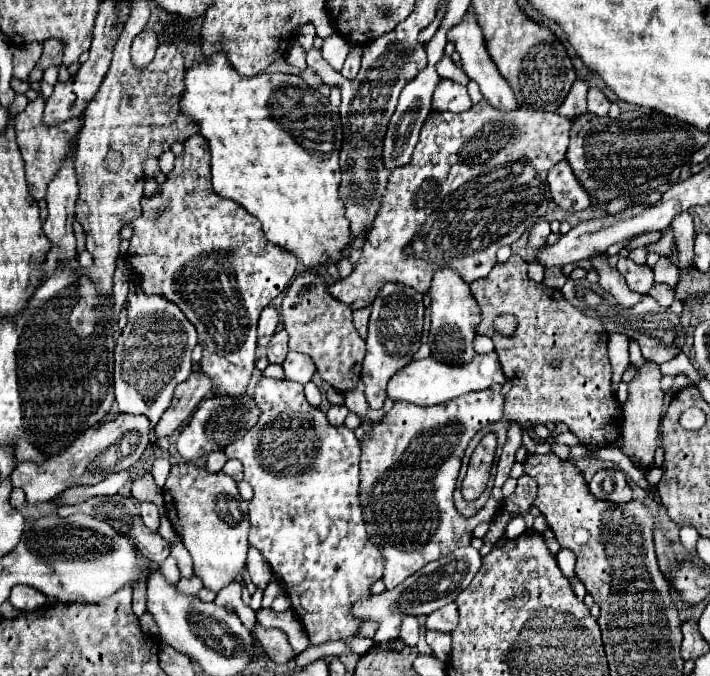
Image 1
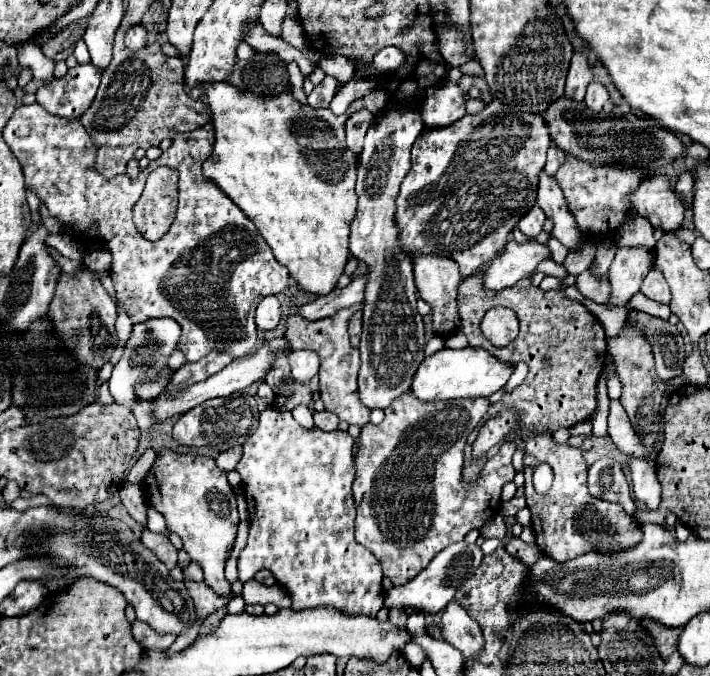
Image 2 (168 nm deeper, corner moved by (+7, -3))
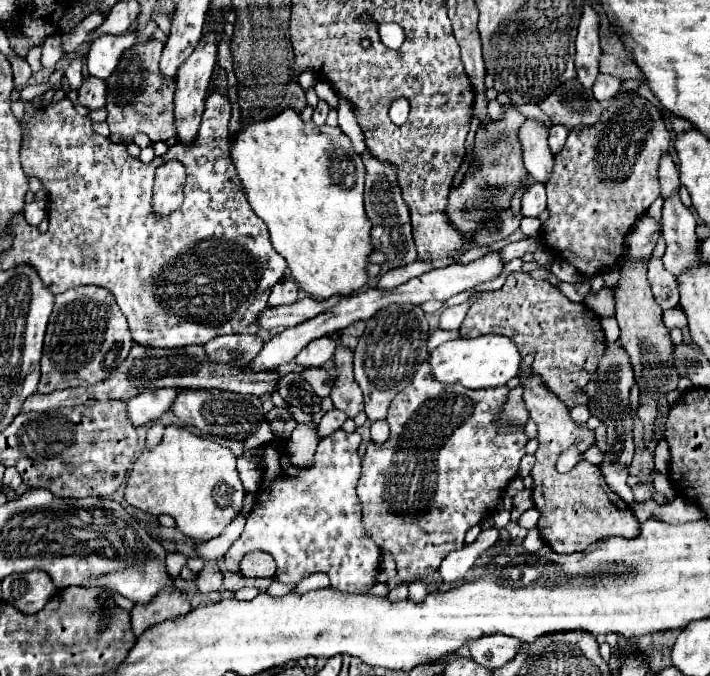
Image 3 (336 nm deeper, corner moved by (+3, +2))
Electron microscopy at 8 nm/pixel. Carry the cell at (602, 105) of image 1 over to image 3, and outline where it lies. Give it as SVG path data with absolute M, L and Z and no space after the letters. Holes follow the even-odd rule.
M600 73L598 79L596 79L596 83L594 83L594 87L592 87L594 97L596 97L598 101L604 101L604 99L614 97L614 95L618 93L618 89L620 89L620 83L622 83L622 79L618 79L618 77L614 77L614 75L604 75L604 73Z

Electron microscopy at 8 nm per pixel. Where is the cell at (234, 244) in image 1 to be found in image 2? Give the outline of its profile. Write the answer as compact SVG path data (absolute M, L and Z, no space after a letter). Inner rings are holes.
M40 104L18 106L12 118L4 128L4 140L20 160L24 170L26 188L34 192L50 210L52 216L72 226L78 236L90 228L92 222L98 222L100 238L106 250L112 252L110 278L116 288L116 296L120 306L128 312L132 322L144 322L146 318L174 318L182 326L182 338L178 350L186 354L188 362L198 362L204 354L212 350L224 350L224 354L232 354L232 358L244 358L244 354L254 352L256 344L256 324L254 310L256 306L272 294L280 294L288 284L288 270L276 262L270 246L258 234L256 226L244 212L212 182L202 176L202 162L210 156L214 146L212 124L208 122L200 130L188 134L176 134L172 146L162 152L162 156L148 164L144 172L138 174L136 180L128 176L118 176L112 180L102 178L94 172L94 152L96 146L86 134L82 122L78 118L54 118ZM156 166L172 166L180 174L180 202L178 214L170 226L170 230L156 242L146 240L132 222L132 206L138 202L148 172L156 170Z

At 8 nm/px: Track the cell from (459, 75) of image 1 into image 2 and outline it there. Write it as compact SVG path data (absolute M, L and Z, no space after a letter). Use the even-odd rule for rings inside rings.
M464 74L464 76L458 80L458 86L462 88L462 92L464 92L466 98L470 98L470 88L482 88L482 90L484 90L484 98L486 98L486 102L492 100L492 96L490 96L490 92L488 92L488 84L486 84L484 78L480 78L480 76Z

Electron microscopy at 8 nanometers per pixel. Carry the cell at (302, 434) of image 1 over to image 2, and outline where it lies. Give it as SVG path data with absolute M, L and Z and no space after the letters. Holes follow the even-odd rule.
M266 408L260 412L258 430L242 444L242 458L236 466L242 476L244 496L250 512L248 544L238 556L238 578L254 578L260 570L270 570L292 598L294 610L316 606L336 606L346 614L366 614L374 618L384 606L382 570L376 556L354 540L354 438L348 432L324 432L320 428L300 426L292 412Z

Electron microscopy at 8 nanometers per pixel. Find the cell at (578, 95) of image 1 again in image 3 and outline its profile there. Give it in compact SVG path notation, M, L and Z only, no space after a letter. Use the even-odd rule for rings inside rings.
M586 1L576 35L576 71L580 83L586 89L590 89L596 81L598 59L602 55L600 41L598 41L598 27L600 27L600 17L594 11L594 7Z

